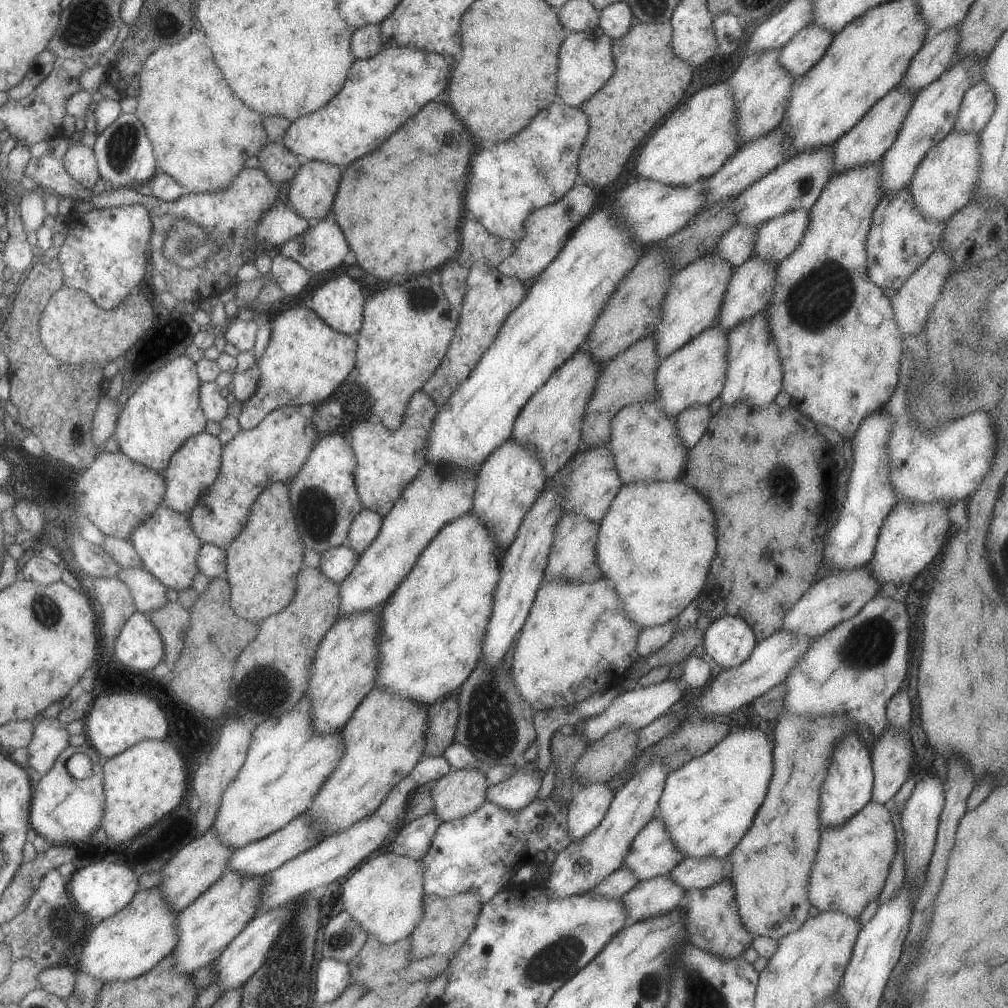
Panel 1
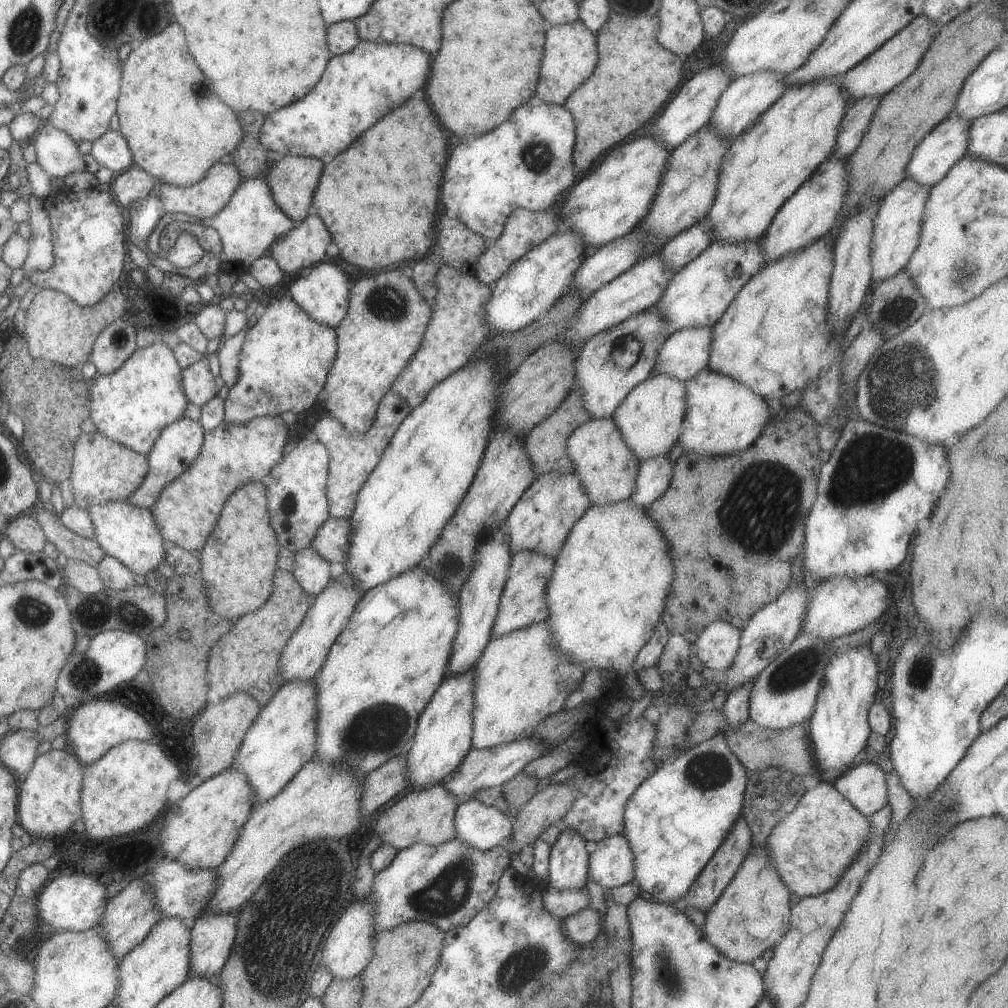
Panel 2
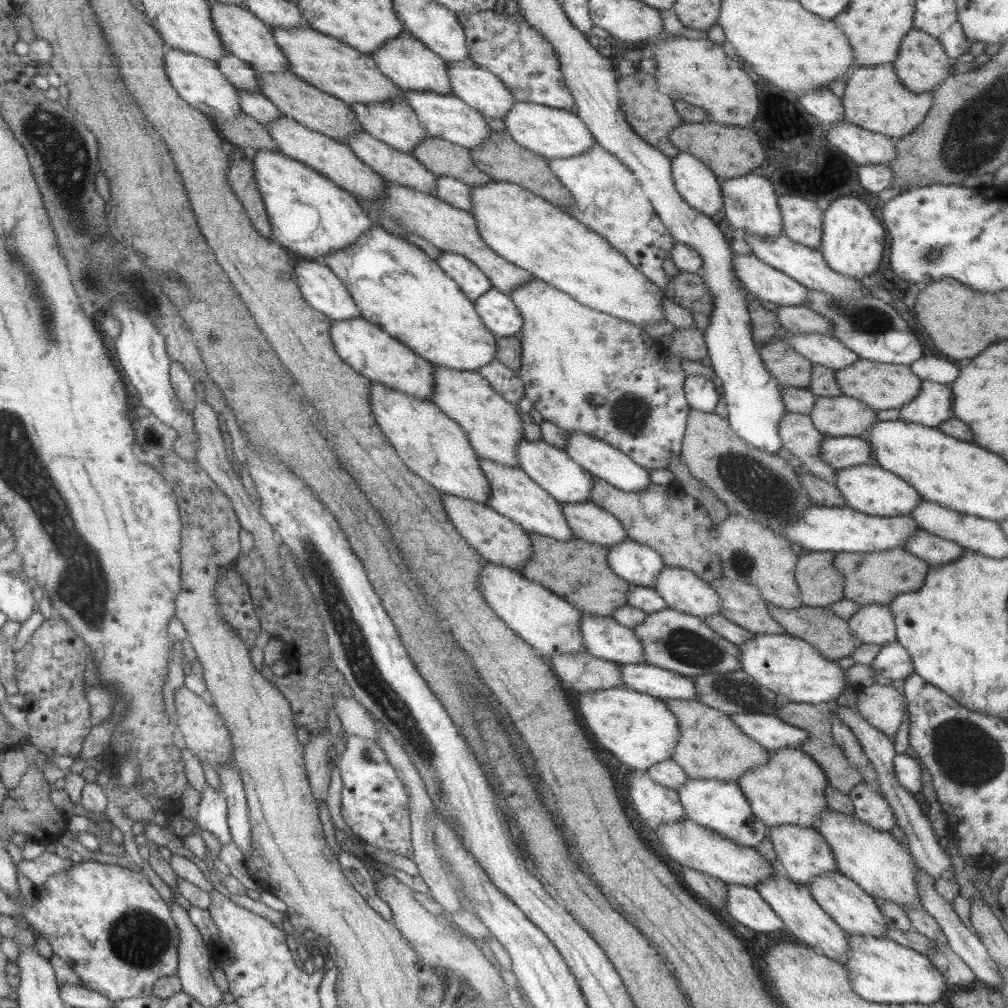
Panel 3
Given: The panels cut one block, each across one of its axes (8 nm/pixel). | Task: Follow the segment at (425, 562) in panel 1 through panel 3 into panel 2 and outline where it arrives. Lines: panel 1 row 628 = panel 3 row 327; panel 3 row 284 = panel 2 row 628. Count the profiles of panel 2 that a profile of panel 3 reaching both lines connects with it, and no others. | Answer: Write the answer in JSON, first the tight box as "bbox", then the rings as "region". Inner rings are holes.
{"bbox":[313,563,459,775],"region":[[[423,563],[412,566],[409,570],[401,572],[392,579],[386,580],[383,584],[377,584],[373,588],[367,589],[361,600],[354,606],[349,617],[349,622],[345,628],[337,635],[335,642],[329,647],[325,662],[319,672],[313,676],[316,686],[316,749],[313,757],[333,761],[338,767],[343,767],[351,771],[354,775],[367,774],[381,763],[397,754],[406,754],[408,748],[414,743],[414,732],[416,729],[418,716],[423,712],[425,705],[429,702],[431,695],[442,683],[446,676],[447,663],[452,651],[452,640],[457,632],[459,603],[456,594],[450,591],[449,585],[438,579],[431,571],[428,571]]]}

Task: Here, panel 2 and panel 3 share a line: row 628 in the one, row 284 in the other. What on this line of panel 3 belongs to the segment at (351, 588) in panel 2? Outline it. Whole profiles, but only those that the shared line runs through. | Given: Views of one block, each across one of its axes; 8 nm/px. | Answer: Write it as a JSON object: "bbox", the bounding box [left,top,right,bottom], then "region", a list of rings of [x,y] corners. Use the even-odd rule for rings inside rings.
{"bbox":[292,258,361,321],"region":[[[299,258],[294,262],[292,273],[303,300],[331,321],[361,317],[345,285],[328,266]]]}

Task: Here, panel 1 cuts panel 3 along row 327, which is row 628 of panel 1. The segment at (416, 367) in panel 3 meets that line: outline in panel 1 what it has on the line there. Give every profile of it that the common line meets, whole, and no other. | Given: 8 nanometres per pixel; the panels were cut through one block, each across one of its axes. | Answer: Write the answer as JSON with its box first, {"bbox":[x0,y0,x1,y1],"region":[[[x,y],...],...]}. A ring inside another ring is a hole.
{"bbox":[305,606,381,736],"region":[[[381,606],[339,617],[319,642],[319,648],[309,668],[309,684],[305,694],[311,702],[309,716],[313,734],[323,736],[335,730],[340,731],[357,705],[375,686],[375,668],[379,656],[379,612]]]}

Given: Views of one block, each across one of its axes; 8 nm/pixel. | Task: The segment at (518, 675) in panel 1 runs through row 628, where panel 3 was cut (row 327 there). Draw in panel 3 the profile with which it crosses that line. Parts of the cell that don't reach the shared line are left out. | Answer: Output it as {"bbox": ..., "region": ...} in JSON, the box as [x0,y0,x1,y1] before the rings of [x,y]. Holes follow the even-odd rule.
{"bbox":[508,277,691,469],"region":[[[533,277],[531,280],[517,285],[508,292],[508,295],[522,319],[520,328],[521,364],[516,373],[521,379],[524,396],[530,400],[532,408],[541,414],[542,420],[552,422],[567,432],[577,431],[593,435],[604,443],[618,448],[633,462],[646,469],[666,468],[667,461],[671,457],[679,456],[685,434],[687,413],[691,408],[687,404],[684,390],[682,389],[686,376],[681,367],[679,367],[680,358],[676,354],[670,353],[668,350],[657,352],[657,344],[653,342],[650,336],[647,336],[647,333],[641,327],[626,320],[617,319],[615,316],[587,308],[587,306],[583,306],[583,304],[577,302],[572,296],[553,288],[553,286],[539,280],[537,277]]]}

